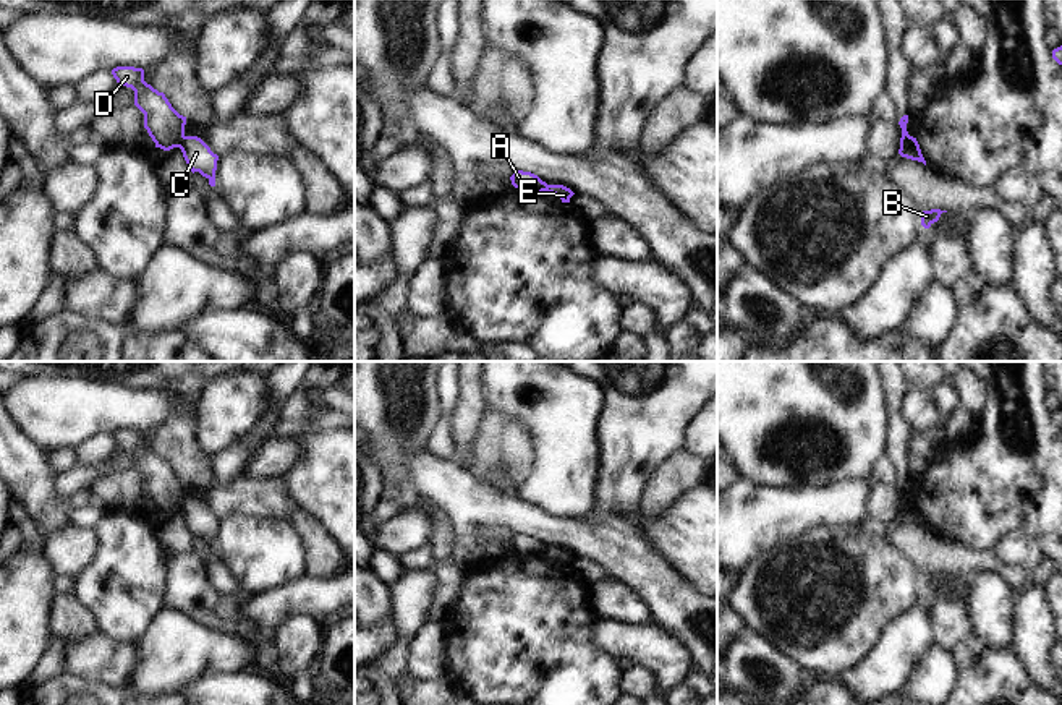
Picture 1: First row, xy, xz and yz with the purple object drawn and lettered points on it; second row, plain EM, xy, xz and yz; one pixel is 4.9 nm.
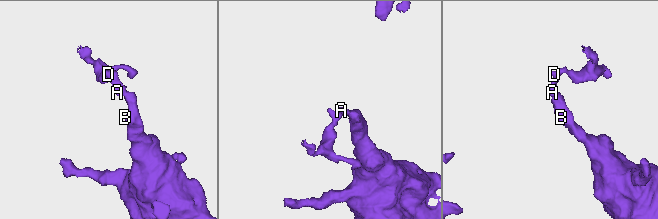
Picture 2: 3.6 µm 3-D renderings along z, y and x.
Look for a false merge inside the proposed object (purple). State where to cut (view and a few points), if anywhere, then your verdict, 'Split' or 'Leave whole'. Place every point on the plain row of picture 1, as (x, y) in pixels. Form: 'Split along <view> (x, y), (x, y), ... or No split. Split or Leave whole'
Split along xy (183, 498), (177, 509). Split

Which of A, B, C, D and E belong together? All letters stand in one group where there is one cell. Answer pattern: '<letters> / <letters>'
A D / B C E

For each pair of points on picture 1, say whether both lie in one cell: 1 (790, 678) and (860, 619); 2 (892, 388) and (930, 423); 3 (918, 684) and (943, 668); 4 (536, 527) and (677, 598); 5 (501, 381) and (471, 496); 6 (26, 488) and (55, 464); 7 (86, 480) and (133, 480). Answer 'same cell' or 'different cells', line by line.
1: different cells
2: different cells
3: same cell
4: same cell
5: different cells
6: different cells
7: different cells

